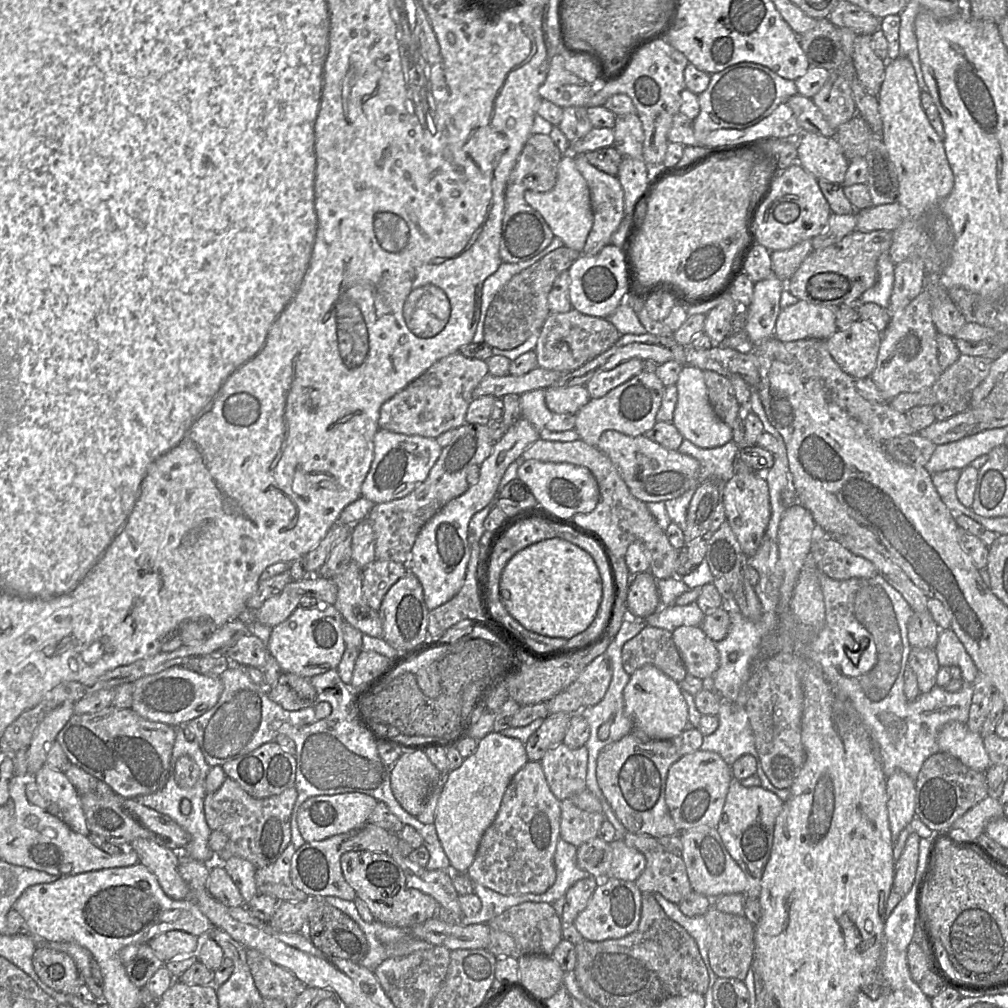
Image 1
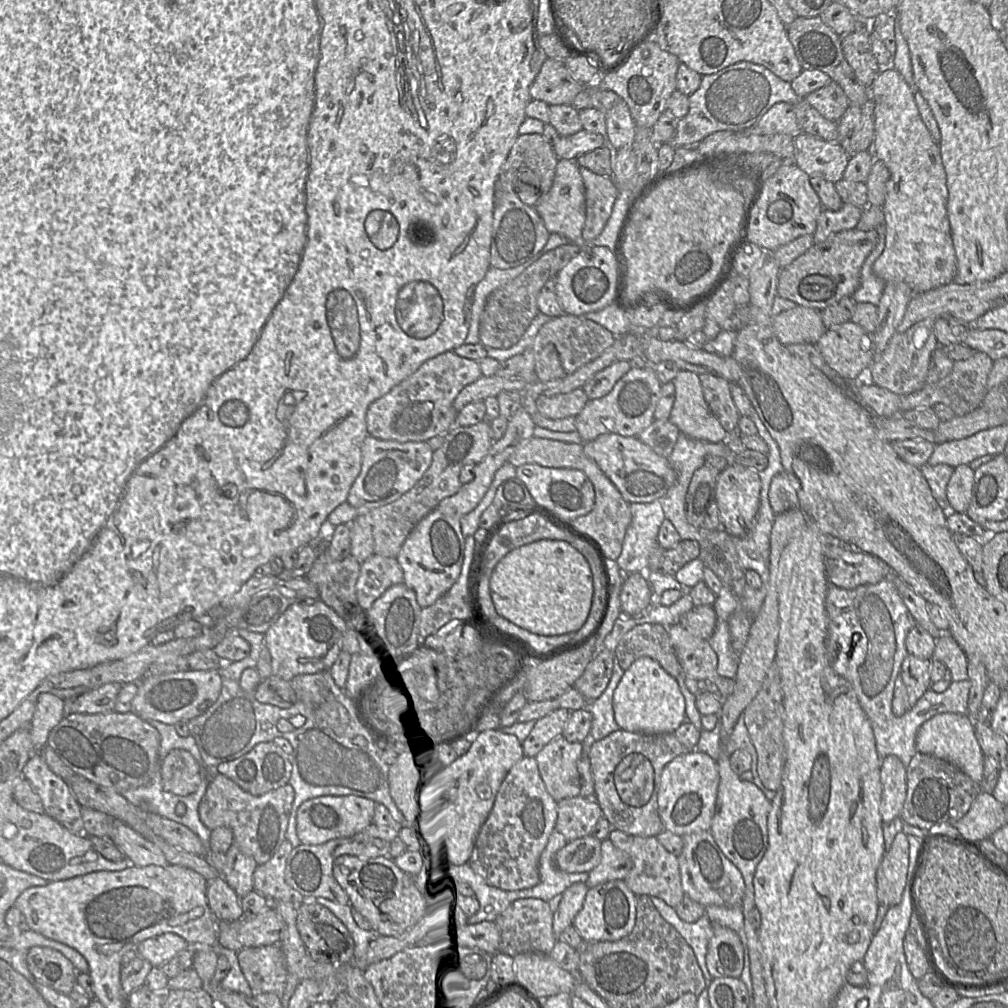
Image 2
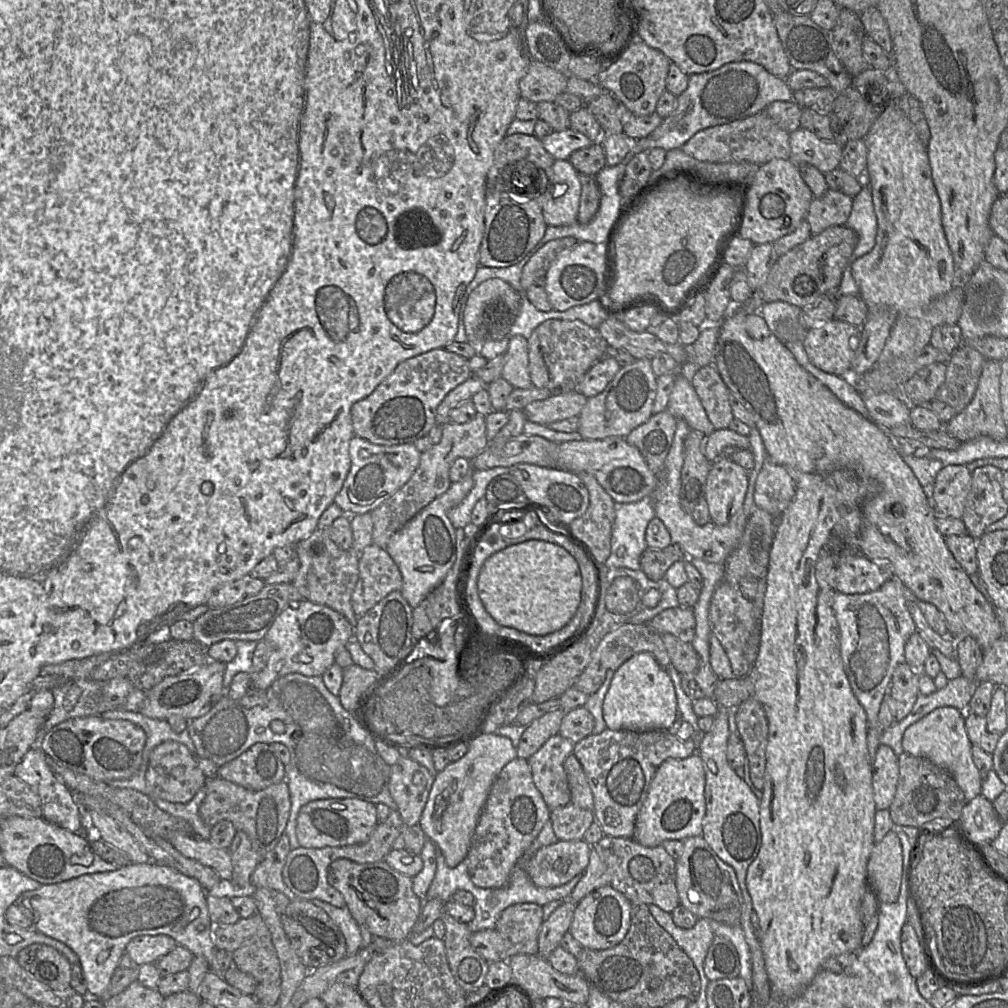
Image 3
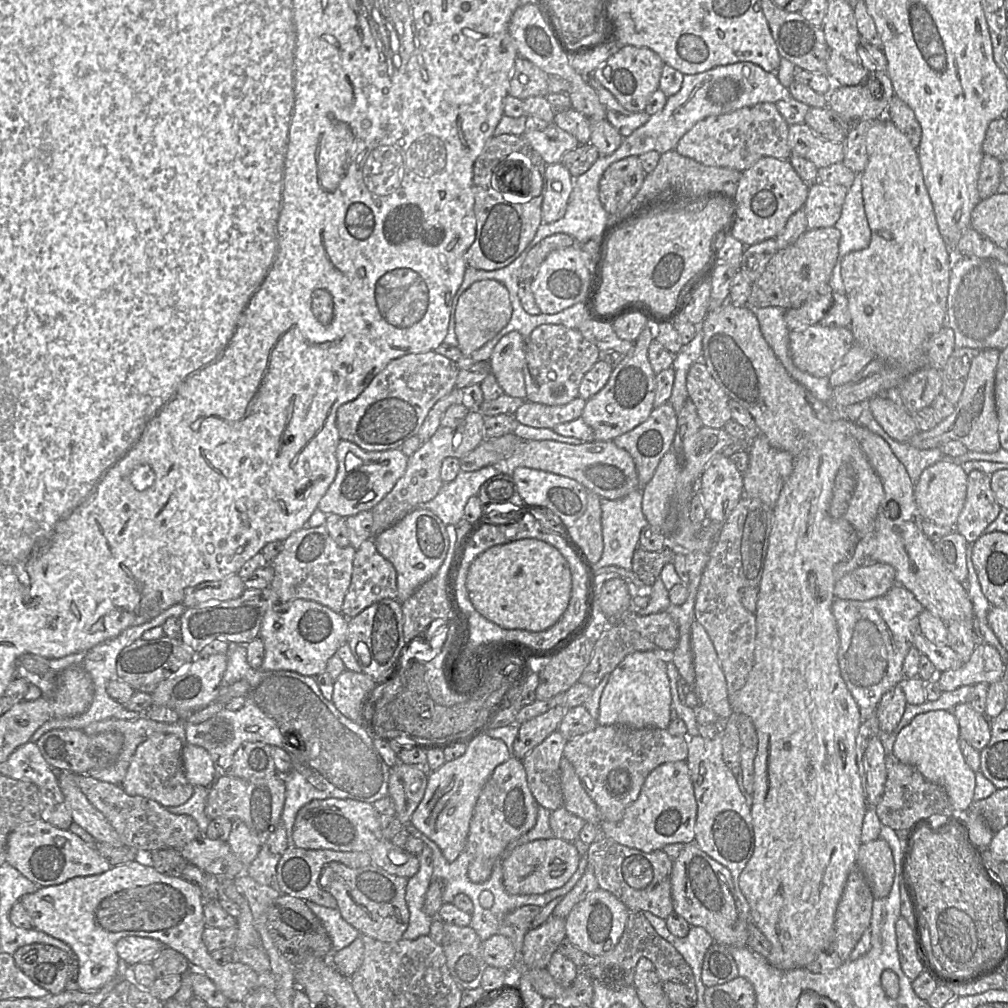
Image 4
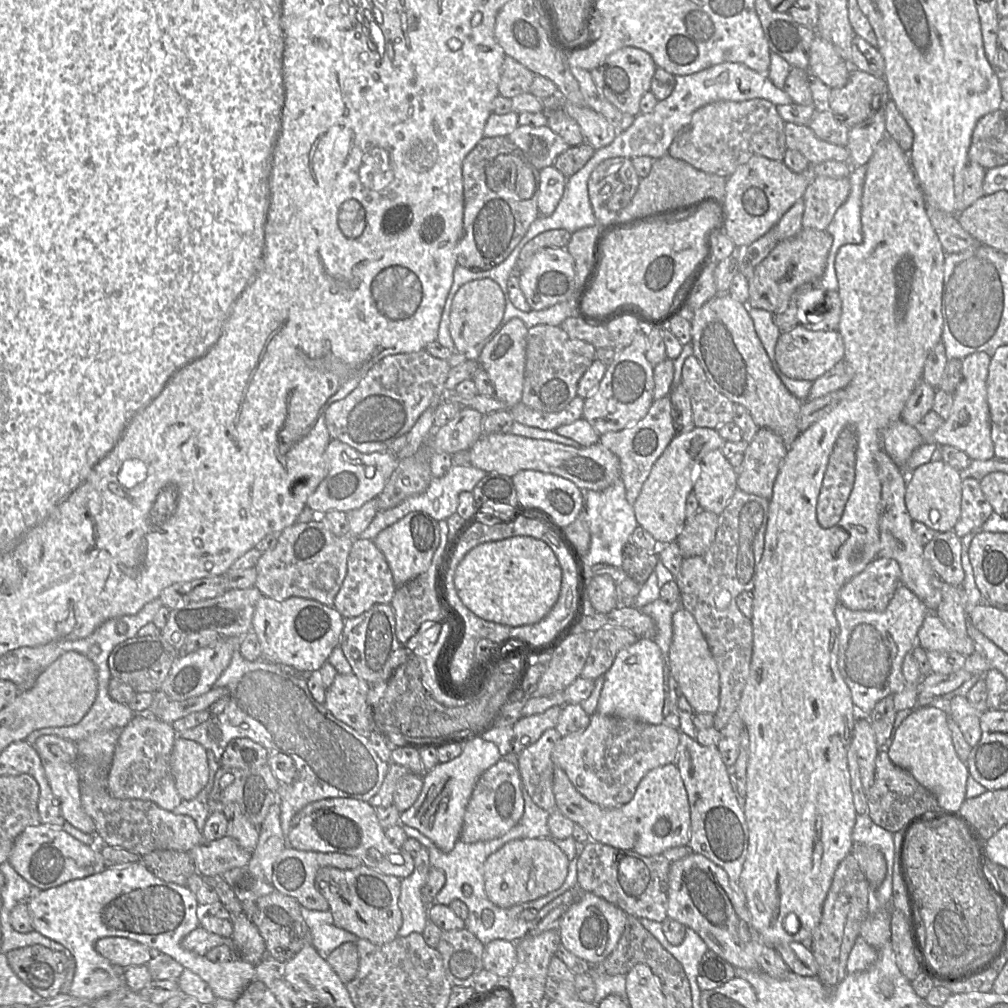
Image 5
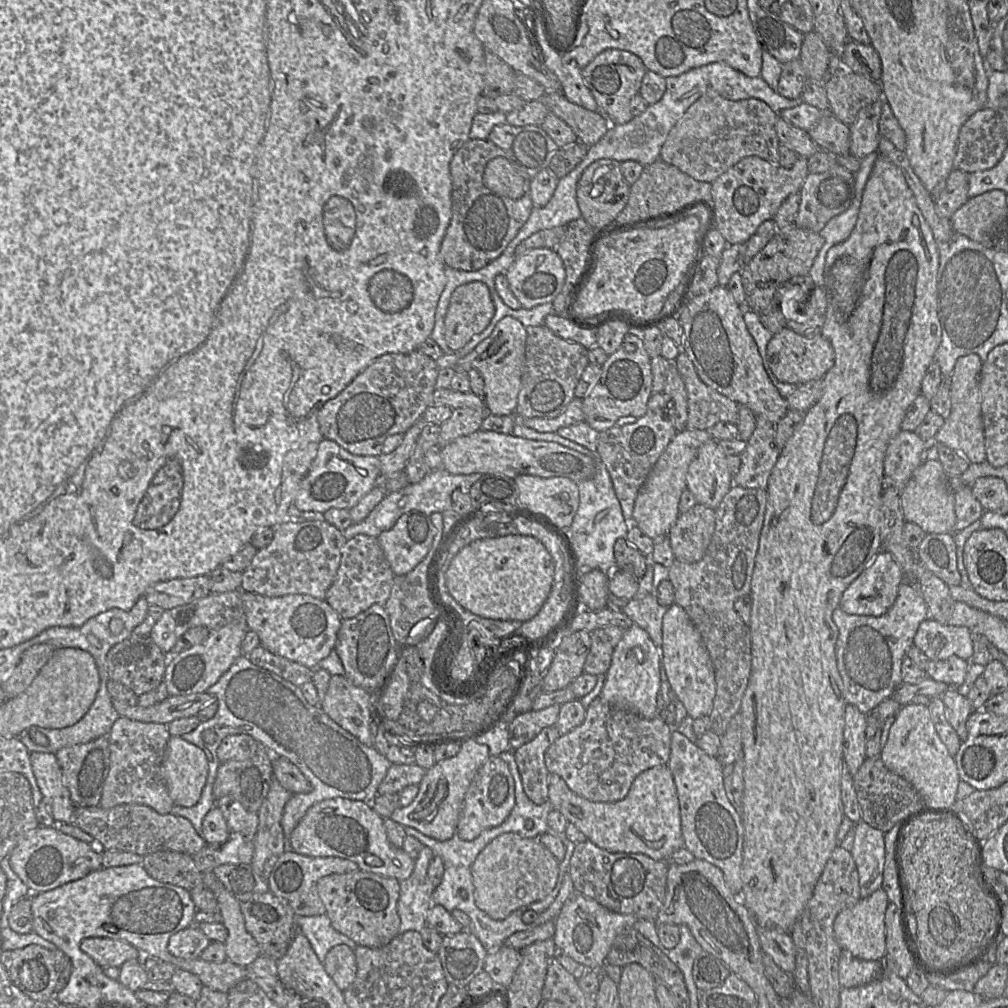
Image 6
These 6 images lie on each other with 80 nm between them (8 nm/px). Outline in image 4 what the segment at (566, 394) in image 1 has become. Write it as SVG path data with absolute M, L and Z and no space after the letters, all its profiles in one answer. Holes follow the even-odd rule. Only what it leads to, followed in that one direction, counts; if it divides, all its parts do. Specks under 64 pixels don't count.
M580 396L562 406L547 406L525 401L514 416L521 424L533 428L553 429L559 424L580 418L585 404L586 400Z

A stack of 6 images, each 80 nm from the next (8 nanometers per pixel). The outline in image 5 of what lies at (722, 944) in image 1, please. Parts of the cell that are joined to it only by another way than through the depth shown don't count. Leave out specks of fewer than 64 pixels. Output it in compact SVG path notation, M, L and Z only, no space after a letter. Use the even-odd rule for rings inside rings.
M707 950L698 964L697 984L701 991L722 986L735 977L735 967L712 950Z

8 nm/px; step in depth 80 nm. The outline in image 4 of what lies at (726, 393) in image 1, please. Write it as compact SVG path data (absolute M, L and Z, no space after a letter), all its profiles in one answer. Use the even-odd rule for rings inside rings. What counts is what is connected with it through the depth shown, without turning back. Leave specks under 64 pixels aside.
M697 361L690 367L686 386L688 398L695 405L703 426L723 429L732 420L730 398L716 383L703 361Z

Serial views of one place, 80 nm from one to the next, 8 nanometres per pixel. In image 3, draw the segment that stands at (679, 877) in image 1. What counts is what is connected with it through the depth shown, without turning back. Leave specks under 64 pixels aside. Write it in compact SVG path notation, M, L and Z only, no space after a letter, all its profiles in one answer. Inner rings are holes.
M603 836L591 847L600 854L610 870L610 886L631 903L655 904L669 913L680 904L676 888L676 860L661 845L646 847L634 839Z

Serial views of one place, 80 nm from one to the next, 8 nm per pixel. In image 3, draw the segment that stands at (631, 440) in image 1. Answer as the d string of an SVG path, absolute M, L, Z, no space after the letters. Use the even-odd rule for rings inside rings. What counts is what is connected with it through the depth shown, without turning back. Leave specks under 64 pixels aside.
M623 437L558 443L557 468L574 474L590 474L616 503L632 503L650 498L657 475L648 467L640 451Z

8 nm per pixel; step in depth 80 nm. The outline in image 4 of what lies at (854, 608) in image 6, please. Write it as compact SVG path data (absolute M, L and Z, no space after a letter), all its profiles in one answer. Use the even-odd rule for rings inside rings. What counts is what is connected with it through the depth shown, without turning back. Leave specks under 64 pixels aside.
M867 560L836 582L835 598L865 601L881 597L896 584L895 575L890 564Z

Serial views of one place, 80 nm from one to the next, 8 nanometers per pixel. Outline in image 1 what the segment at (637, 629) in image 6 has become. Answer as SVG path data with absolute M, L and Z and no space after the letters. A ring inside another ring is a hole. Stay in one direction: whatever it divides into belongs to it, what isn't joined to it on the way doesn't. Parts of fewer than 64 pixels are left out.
M652 665L637 669L623 691L624 712L633 723L633 732L637 738L671 740L688 726L688 708L682 696L680 685Z

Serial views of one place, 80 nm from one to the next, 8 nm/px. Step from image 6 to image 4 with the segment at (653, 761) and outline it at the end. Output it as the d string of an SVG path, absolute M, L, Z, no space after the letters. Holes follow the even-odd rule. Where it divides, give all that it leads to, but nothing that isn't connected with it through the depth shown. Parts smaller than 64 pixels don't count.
M597 725L594 730L567 741L563 757L574 767L581 783L596 804L602 820L619 822L626 808L635 802L645 779L659 765L686 760L685 736L671 735L667 729Z

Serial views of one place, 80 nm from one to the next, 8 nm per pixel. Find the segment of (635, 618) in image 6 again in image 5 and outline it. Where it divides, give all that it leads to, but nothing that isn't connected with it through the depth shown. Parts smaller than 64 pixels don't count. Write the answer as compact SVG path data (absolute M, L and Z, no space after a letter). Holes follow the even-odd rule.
M657 599L640 608L640 611L650 616L656 624L656 634L653 640L659 646L666 664L672 640L672 616L682 608L680 599L673 603Z

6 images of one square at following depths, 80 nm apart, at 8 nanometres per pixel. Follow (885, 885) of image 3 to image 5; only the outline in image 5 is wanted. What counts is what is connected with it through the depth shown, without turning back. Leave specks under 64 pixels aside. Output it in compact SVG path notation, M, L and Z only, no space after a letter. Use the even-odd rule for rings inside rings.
M855 843L851 854L859 863L871 889L877 889L887 873L887 862L882 851L877 846Z

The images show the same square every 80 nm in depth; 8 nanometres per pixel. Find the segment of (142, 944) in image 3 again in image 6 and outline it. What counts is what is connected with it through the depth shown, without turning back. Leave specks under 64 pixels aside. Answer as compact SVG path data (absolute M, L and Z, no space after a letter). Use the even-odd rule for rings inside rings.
M85 938L80 948L102 968L120 968L128 961L141 960L143 957L143 954L128 942L111 938Z

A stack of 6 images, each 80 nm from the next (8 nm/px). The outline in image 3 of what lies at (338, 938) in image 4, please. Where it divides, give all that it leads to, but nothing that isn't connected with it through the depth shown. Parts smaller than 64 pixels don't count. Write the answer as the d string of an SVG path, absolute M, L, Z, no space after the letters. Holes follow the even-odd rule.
M320 899L309 900L323 909L342 931L347 946L347 956L356 954L362 948L360 926L347 907L336 907Z

